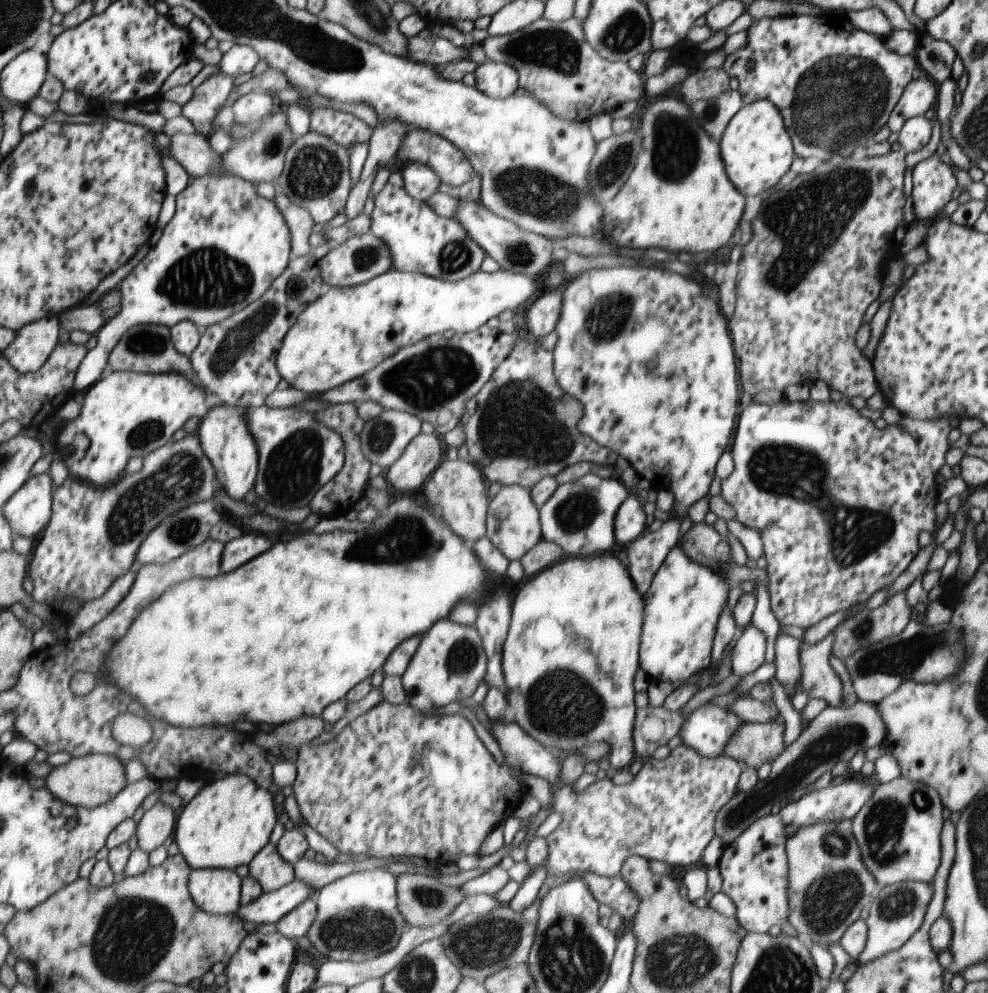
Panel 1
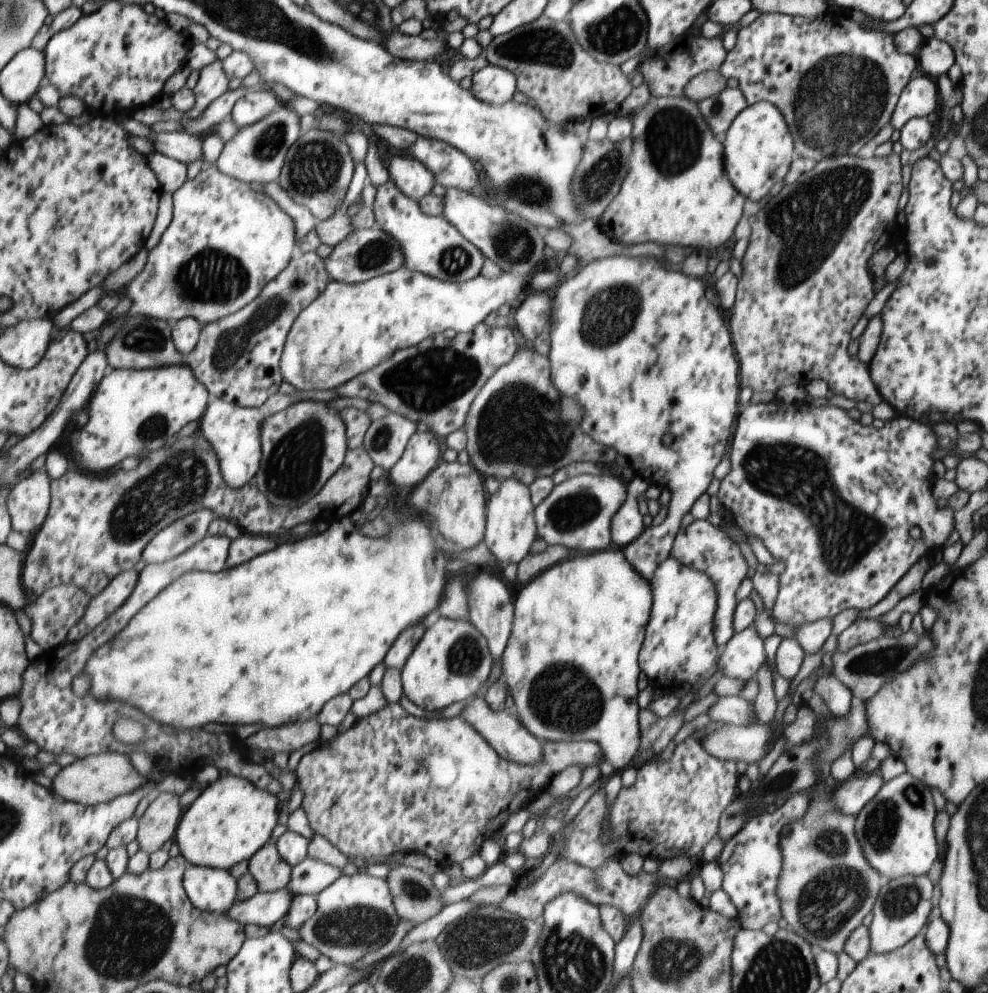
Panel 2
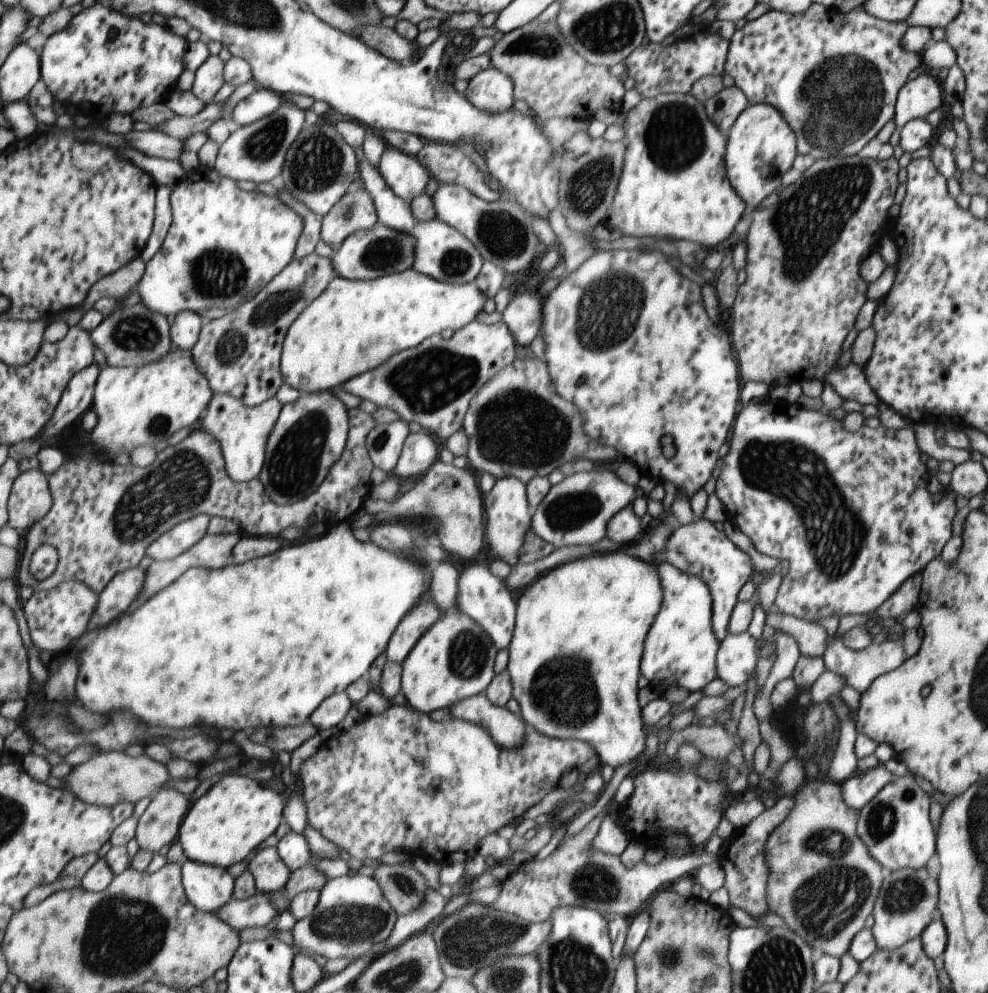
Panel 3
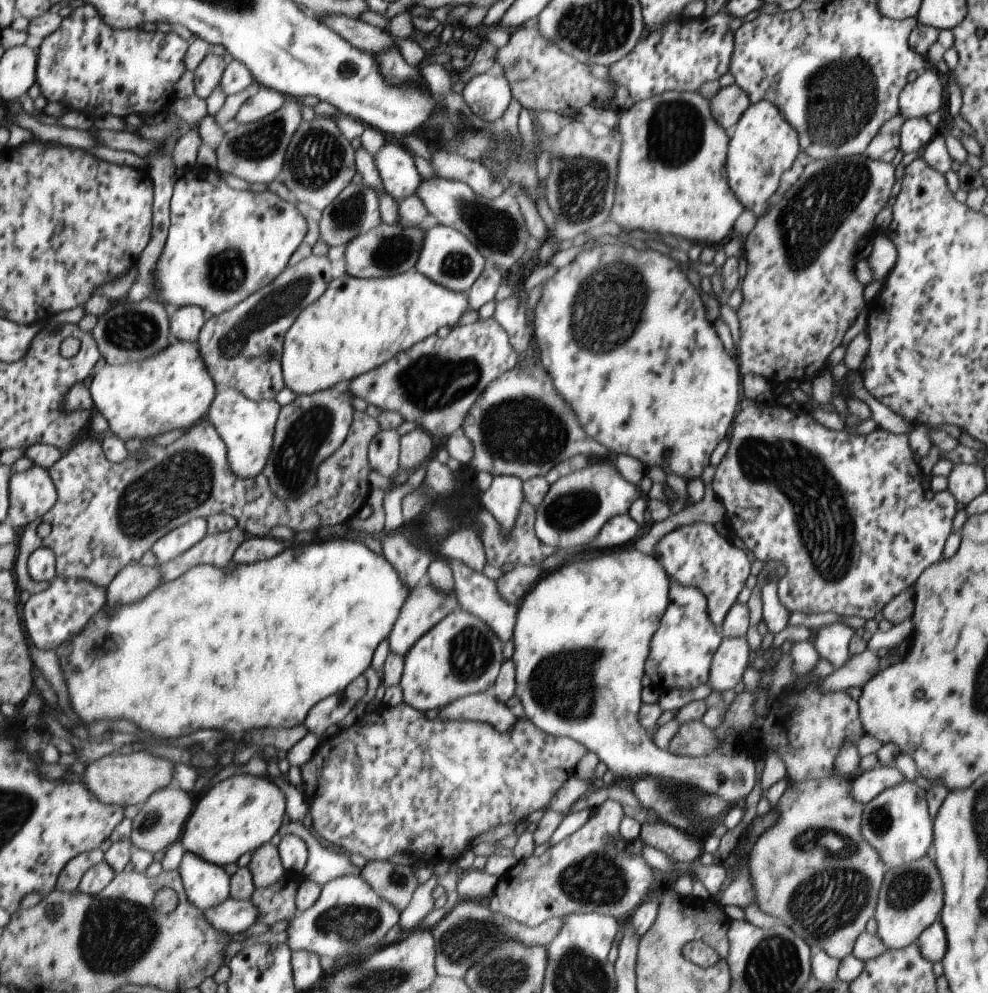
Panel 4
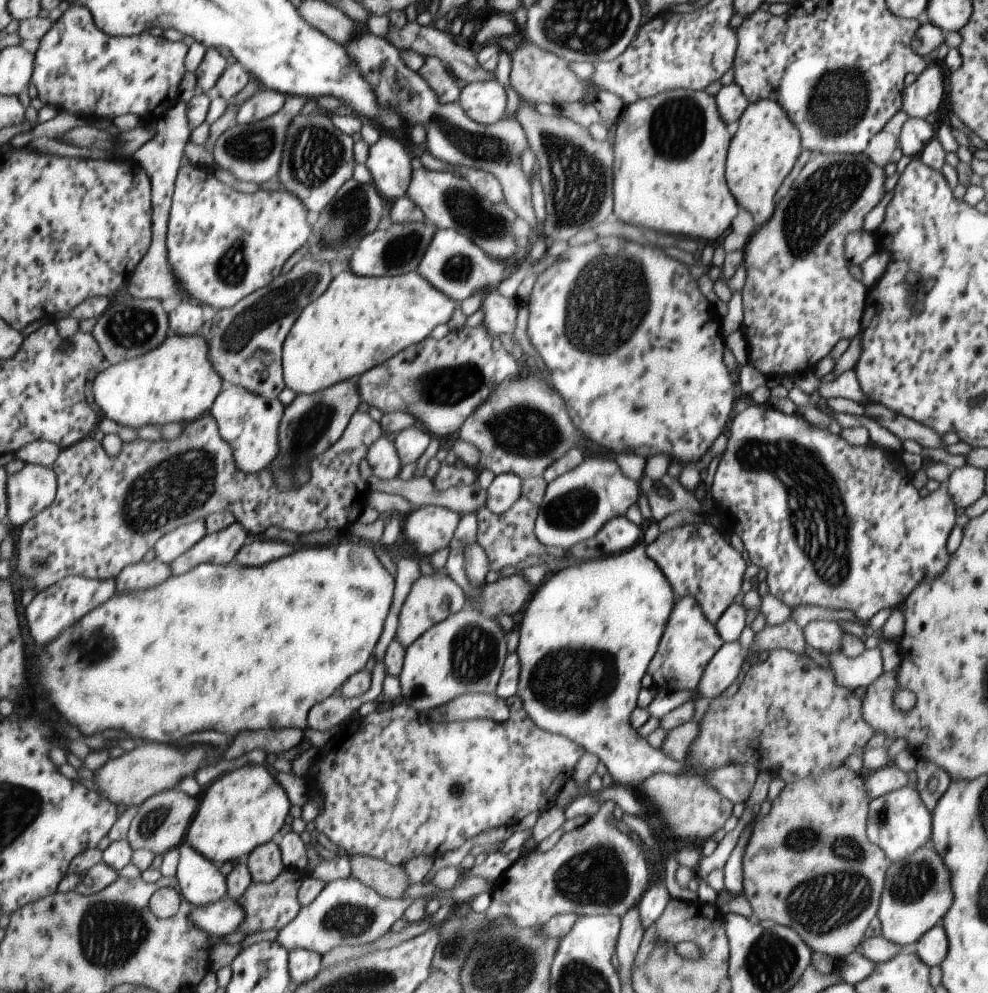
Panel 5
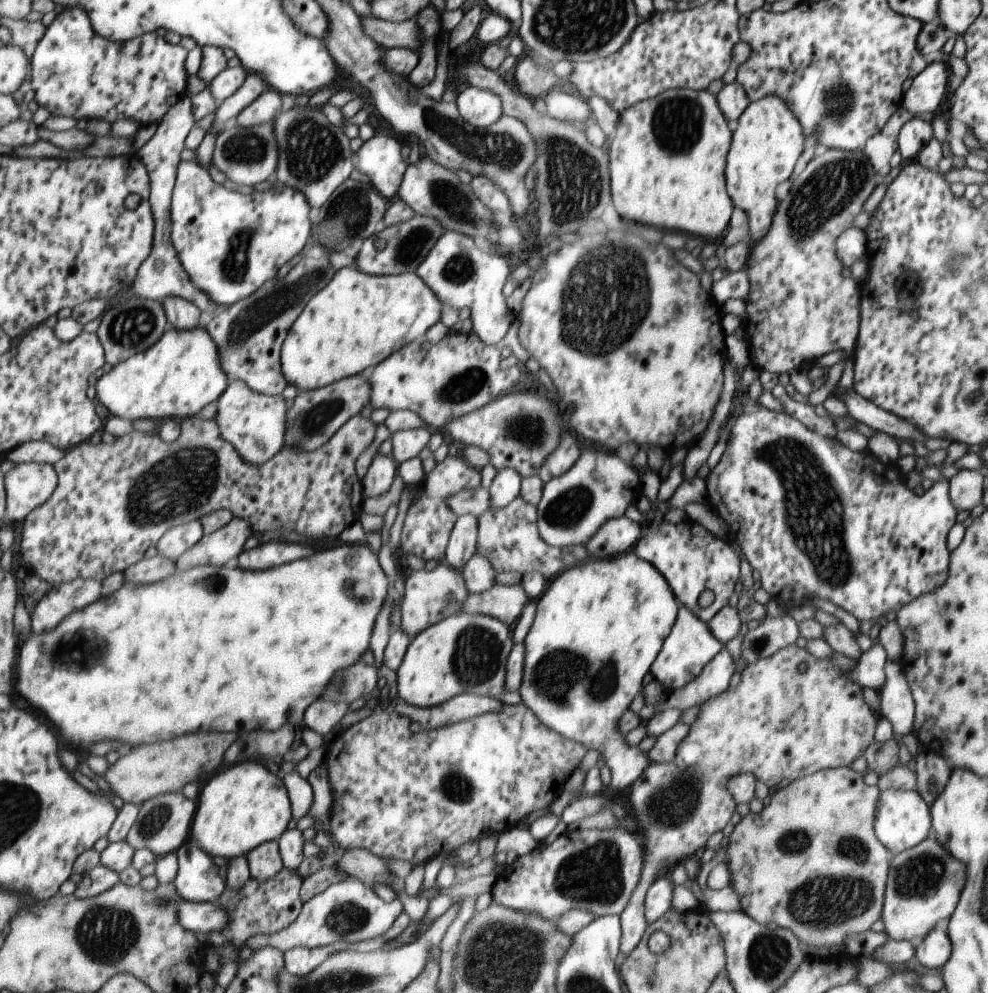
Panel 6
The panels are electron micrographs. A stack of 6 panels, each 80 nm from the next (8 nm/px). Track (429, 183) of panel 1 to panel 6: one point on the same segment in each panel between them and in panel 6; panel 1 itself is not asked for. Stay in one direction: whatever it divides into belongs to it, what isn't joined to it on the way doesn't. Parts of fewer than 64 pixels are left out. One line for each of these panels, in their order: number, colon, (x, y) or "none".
2: (408, 175)
3: (405, 175)
4: (394, 164)
5: (387, 162)
6: (378, 158)

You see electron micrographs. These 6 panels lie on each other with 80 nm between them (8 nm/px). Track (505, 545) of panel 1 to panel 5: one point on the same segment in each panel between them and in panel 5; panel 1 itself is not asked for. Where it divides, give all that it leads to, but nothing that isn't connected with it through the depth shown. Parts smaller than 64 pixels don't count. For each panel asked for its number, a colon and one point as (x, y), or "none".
2: (510, 529)
3: (507, 510)
4: (502, 498)
5: (504, 490)

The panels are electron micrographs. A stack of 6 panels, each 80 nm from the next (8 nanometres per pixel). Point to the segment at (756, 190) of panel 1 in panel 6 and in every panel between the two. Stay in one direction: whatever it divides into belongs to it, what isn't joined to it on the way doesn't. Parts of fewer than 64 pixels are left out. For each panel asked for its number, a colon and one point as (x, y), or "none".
2: (757, 147)
3: (760, 146)
4: (762, 146)
5: (764, 145)
6: (767, 140)

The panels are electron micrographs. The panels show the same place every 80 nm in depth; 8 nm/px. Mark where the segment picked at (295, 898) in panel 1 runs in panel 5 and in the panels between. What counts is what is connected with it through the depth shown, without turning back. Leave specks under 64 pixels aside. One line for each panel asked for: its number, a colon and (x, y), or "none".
2: (264, 908)
3: (257, 911)
4: (233, 916)
5: (226, 916)

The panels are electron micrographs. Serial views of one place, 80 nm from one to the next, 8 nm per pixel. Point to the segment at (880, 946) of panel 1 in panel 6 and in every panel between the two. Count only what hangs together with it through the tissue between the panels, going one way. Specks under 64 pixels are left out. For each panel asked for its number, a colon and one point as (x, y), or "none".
2: (903, 903)
3: (906, 899)
4: (910, 897)
5: (916, 892)
6: (923, 885)

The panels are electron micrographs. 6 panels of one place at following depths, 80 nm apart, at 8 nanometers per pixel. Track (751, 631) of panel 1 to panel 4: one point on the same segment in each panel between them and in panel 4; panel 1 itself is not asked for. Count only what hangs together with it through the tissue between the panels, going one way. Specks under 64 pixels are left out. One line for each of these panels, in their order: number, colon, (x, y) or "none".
2: (743, 654)
3: (737, 654)
4: (726, 666)

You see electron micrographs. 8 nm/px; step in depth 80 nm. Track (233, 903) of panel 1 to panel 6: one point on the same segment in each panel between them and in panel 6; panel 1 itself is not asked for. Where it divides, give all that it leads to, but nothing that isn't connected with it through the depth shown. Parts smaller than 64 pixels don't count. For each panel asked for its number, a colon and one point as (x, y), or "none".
2: (211, 889)
3: (208, 887)
4: (207, 885)
5: (201, 882)
6: (198, 880)

